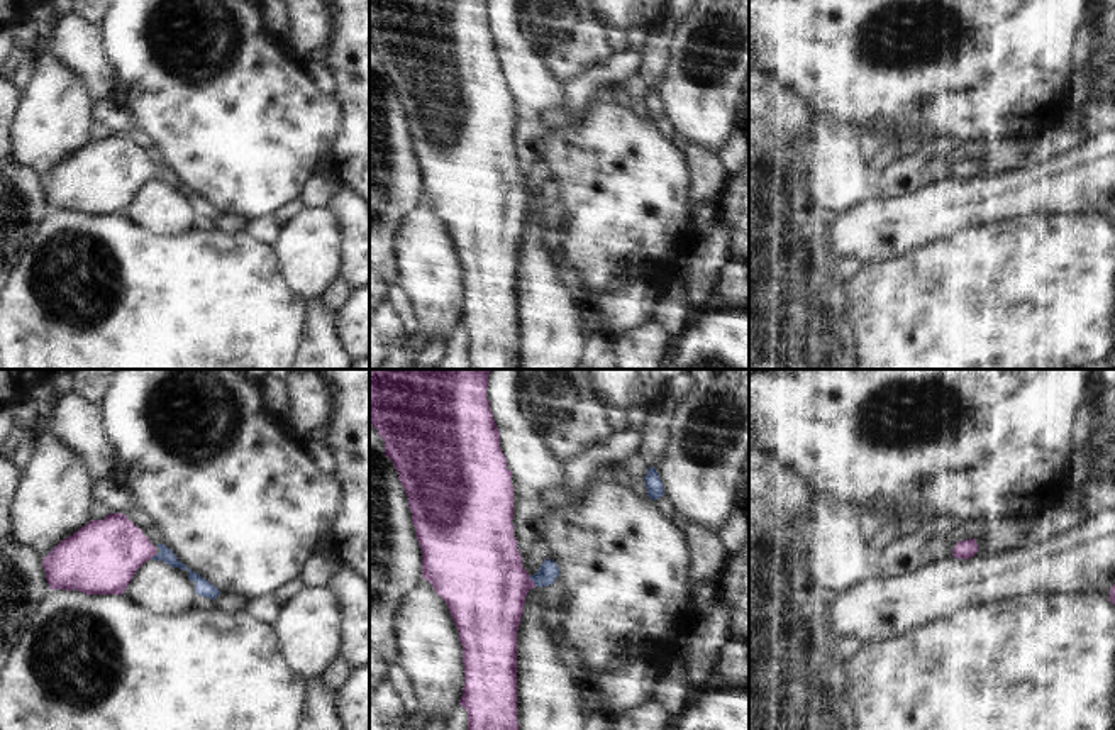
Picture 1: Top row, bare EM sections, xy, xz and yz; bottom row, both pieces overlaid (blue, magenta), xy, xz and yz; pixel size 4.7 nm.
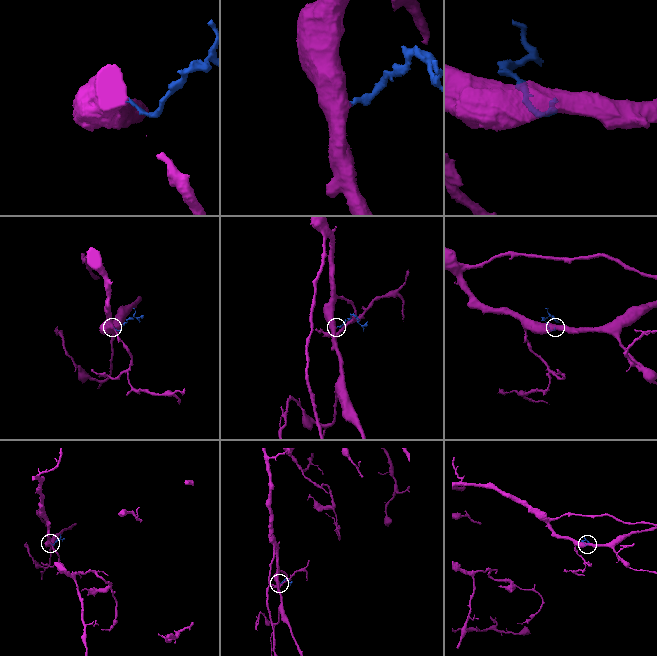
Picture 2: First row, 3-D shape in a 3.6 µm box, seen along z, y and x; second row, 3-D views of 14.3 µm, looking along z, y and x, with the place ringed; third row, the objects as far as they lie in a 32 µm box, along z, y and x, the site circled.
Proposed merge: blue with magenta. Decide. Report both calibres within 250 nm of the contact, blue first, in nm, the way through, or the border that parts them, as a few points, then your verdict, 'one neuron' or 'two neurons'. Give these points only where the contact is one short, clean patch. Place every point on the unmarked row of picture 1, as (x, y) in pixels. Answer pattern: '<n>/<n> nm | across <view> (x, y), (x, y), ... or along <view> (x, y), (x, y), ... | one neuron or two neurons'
90/420 nm | across xz (548, 192), (532, 200), (480, 197) | one neuron

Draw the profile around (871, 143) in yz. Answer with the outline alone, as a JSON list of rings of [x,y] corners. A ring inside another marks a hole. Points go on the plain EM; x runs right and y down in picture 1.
[[[866,132],[861,137],[861,159],[869,164],[873,158],[881,151],[883,139],[879,132]]]

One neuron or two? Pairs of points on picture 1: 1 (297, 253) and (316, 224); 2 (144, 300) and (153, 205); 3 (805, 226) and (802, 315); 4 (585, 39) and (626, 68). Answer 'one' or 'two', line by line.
1: one
2: two
3: one
4: two

